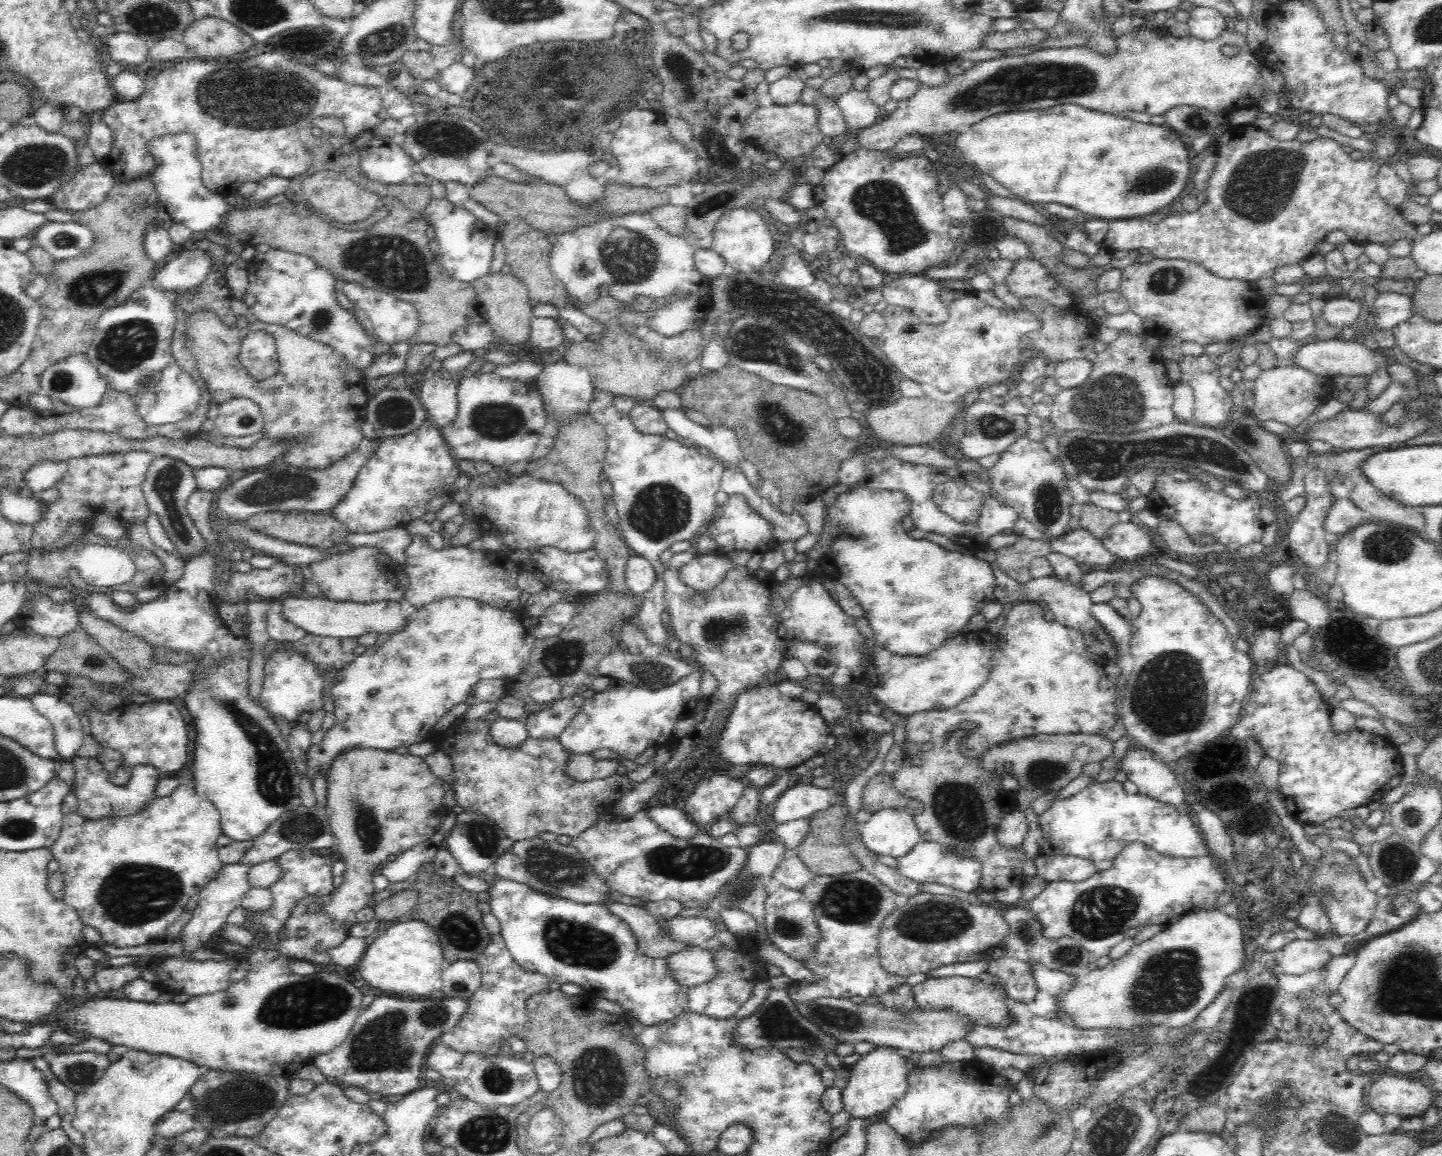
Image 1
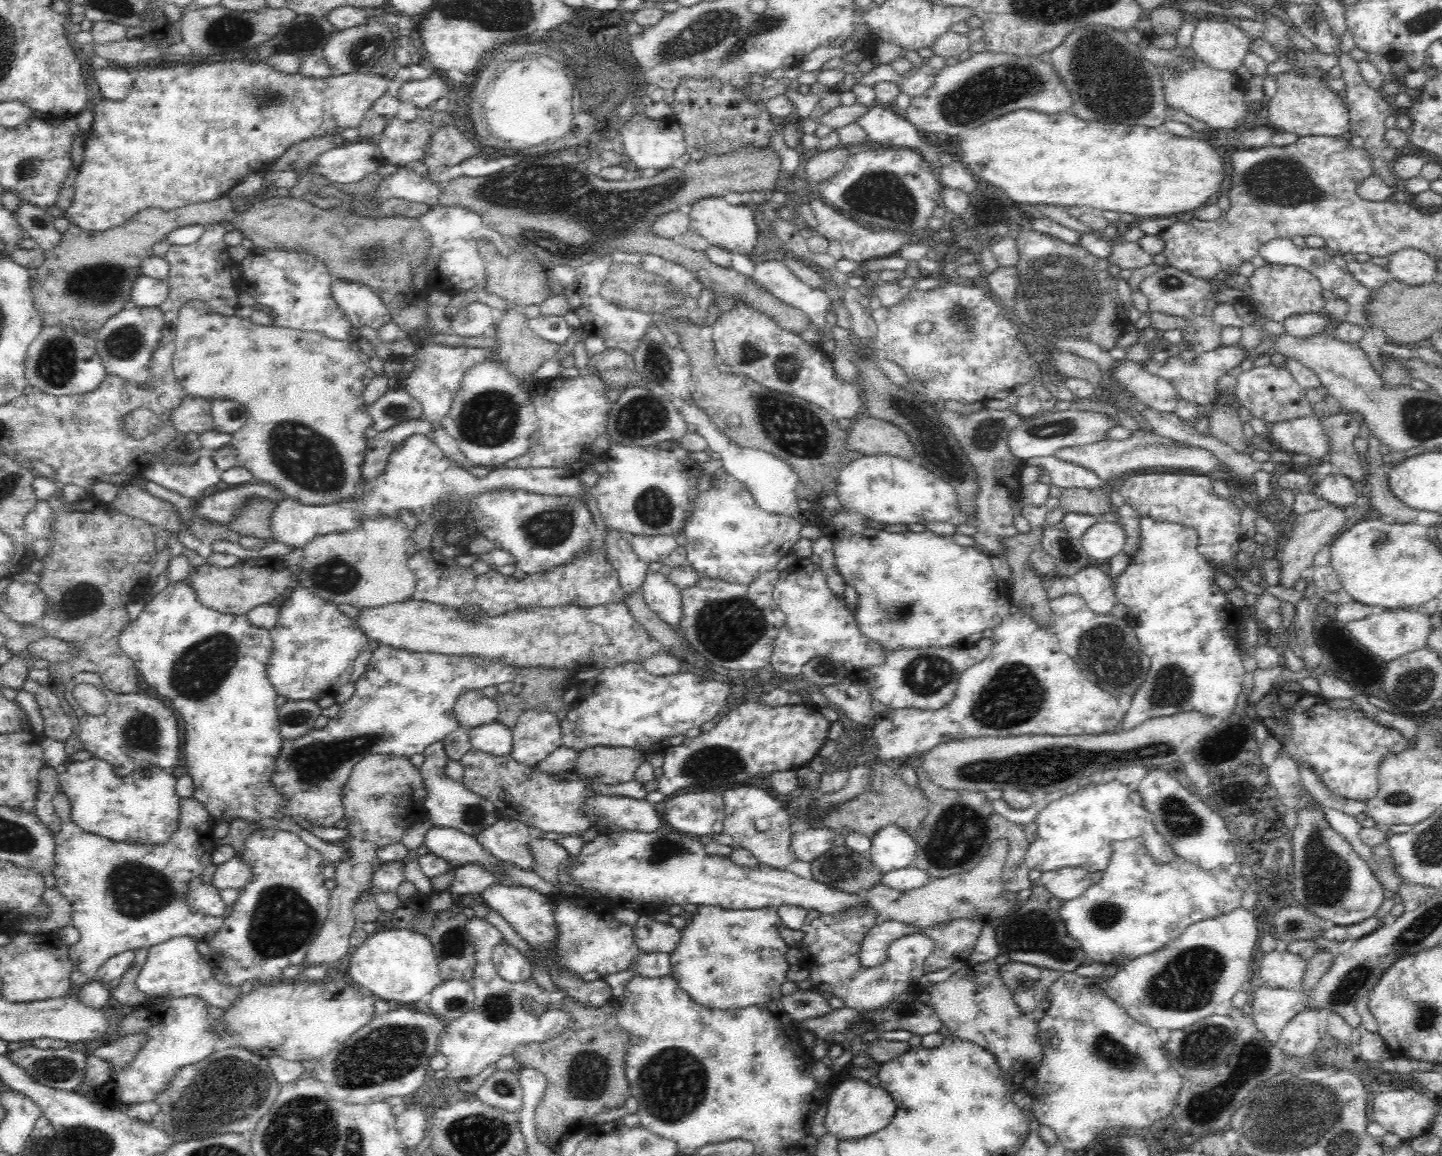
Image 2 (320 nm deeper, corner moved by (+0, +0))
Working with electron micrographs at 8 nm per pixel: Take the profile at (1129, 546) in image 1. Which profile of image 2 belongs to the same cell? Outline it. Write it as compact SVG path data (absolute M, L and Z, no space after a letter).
M1098 520L1078 540L1084 552L1102 564L1123 549L1124 531L1118 522Z

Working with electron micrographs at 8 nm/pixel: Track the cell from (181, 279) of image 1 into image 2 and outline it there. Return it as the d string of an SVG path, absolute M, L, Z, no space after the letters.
M144 275L138 276L132 282L130 294L128 294L128 306L148 308L159 307L168 294L168 283L148 278Z

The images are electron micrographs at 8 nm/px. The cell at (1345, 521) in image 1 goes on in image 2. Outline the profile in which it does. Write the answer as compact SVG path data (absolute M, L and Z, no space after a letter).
M1346 475L1326 476L1322 484L1318 484L1316 491L1321 493L1324 501L1346 506L1348 511L1351 511L1352 506L1359 501L1360 488Z

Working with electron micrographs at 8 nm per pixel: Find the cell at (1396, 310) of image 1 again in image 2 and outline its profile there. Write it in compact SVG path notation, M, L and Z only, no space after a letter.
M1278 236L1260 246L1258 255L1271 265L1297 266L1315 274L1321 282L1322 288L1332 290L1335 296L1345 298L1352 307L1364 308L1364 304L1370 300L1371 290L1360 285L1354 279L1348 272L1347 263L1340 254L1327 253L1322 248L1298 247L1292 243L1290 238Z

